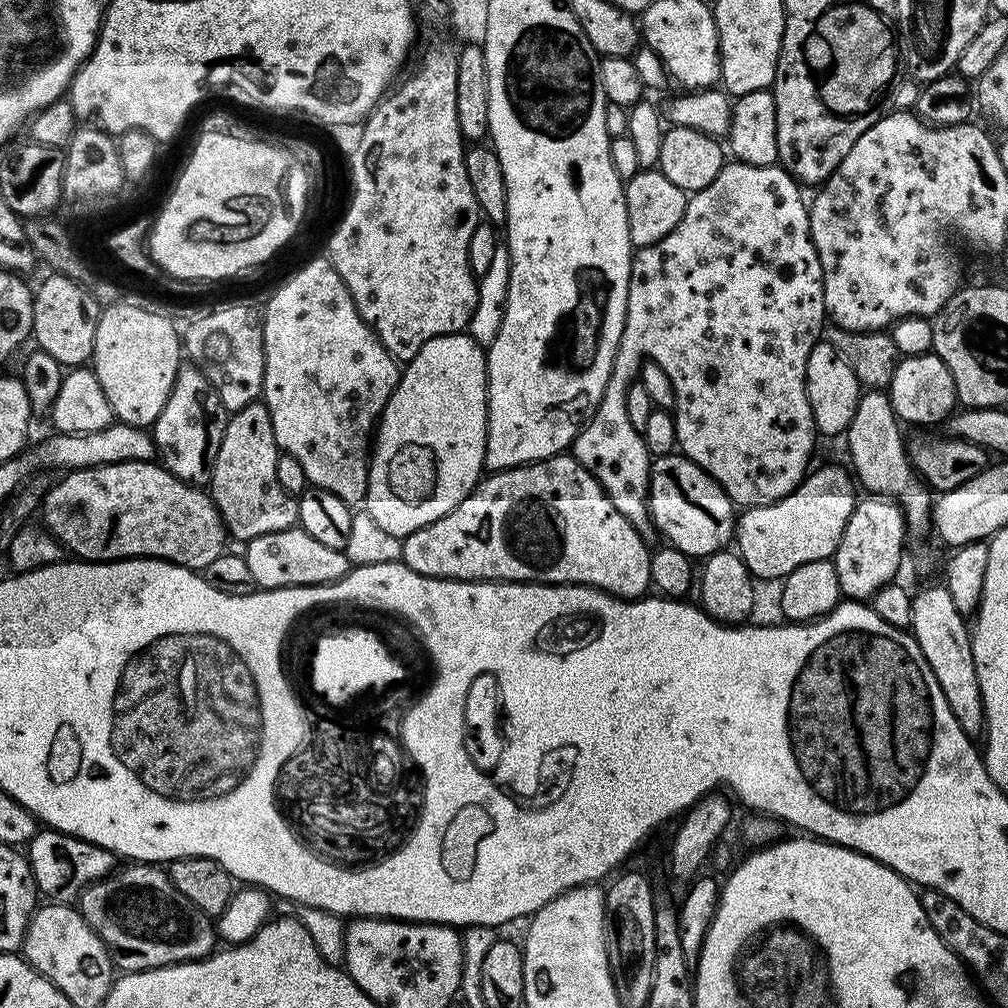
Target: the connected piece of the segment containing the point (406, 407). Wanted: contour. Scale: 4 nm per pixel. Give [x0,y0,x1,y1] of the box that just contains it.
[366,334,488,538]

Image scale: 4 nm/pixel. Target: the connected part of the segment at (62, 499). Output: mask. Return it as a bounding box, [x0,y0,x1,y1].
[42,462,226,570]

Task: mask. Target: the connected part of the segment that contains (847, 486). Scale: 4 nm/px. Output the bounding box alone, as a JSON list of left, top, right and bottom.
[734,464,858,582]

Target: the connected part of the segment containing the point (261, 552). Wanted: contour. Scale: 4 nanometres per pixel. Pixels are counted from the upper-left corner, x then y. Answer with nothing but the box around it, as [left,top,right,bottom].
[242,526,350,590]

